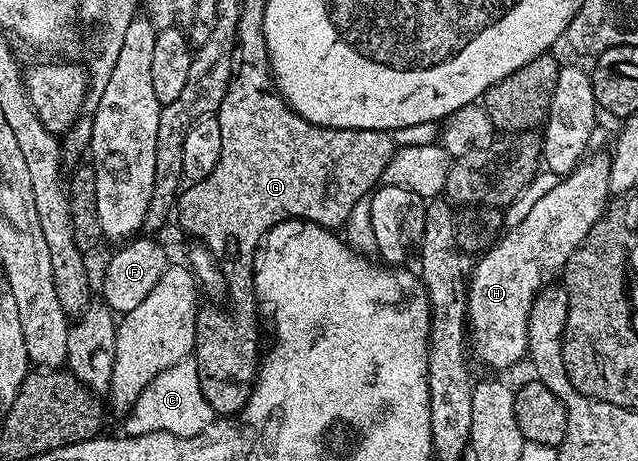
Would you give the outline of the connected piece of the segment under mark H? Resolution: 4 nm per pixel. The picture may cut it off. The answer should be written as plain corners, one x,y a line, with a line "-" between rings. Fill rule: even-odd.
604,152
604,154
593,154
594,153
590,156
584,157
583,161
580,162
570,174
560,177
557,188
552,188
550,192
545,192
545,196
541,196
541,200
537,200
537,204
533,204
529,216
525,216
525,220
521,220
521,224
510,227
510,229
508,229
506,233
504,233
502,237
500,237
498,241
496,241
495,244
478,259
480,262
477,263
476,266
474,263
473,269
470,271
469,281
467,284
467,321
469,323
469,342
472,346
474,355
476,352
480,360
489,366
493,366
499,370
507,370
510,366
515,366
519,361
524,361
524,359
527,358
527,329
529,328
529,312
531,311
532,300
543,291
544,286
552,285
552,283
562,275
563,269
567,267
569,256
573,256
573,252
580,244
582,244
585,240
585,236
589,236
593,224
597,224
597,220
604,217
605,210
603,210
603,205
606,204
607,198
609,199
609,195
611,194
611,185
609,184
611,156
610,153
607,152

